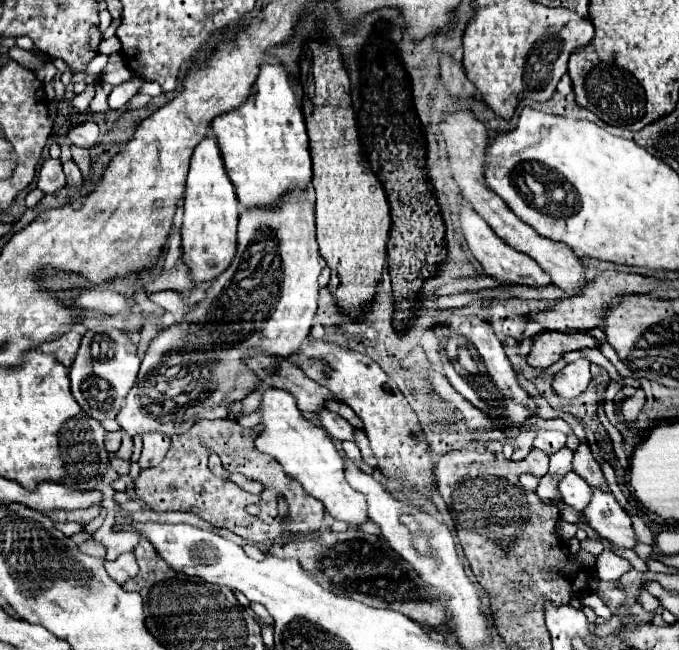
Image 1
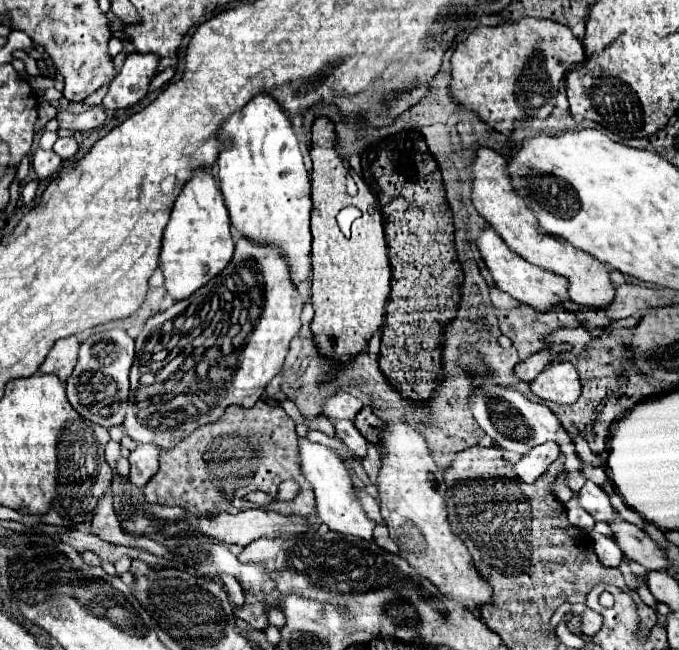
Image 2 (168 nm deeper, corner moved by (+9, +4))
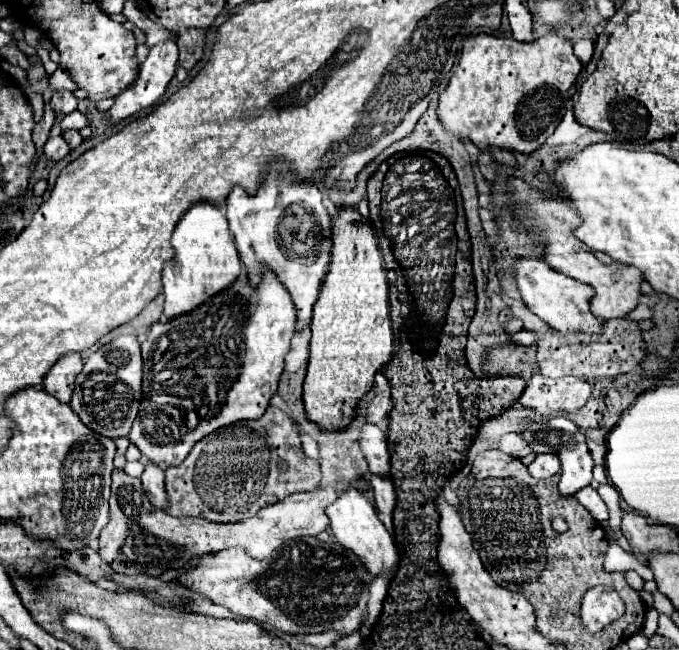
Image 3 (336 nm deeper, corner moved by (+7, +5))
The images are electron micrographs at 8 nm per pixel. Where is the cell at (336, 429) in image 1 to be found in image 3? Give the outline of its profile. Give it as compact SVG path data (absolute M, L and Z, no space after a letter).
M365 424L359 434L359 448L369 464L369 472L389 476L389 450L385 446L385 432L381 432L375 424Z

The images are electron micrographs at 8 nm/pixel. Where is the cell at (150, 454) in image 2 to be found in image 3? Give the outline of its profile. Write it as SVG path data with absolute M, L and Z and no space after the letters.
M145 460L145 470L141 474L141 482L143 482L143 490L149 498L149 502L157 508L165 508L167 506L167 498L165 498L165 476L163 476L163 468L159 464L153 464L151 460Z

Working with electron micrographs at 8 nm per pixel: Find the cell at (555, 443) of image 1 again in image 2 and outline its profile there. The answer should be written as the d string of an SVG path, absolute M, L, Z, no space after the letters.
M547 441L543 445L533 447L519 463L515 463L513 469L521 481L535 483L535 479L541 477L557 457L559 457L559 445Z

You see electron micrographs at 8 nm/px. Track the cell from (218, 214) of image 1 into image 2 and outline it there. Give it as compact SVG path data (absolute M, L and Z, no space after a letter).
M207 169L195 171L175 201L171 219L161 239L161 267L165 275L165 289L173 301L191 297L199 287L207 285L227 263L235 251L231 237L231 221L223 203L215 177Z

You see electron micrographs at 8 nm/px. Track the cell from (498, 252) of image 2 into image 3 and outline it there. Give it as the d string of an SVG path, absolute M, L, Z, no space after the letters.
M521 256L513 258L513 276L517 280L517 288L521 292L525 306L533 314L537 314L543 322L547 322L551 328L559 332L573 332L573 330L591 334L601 332L601 320L595 318L589 310L589 298L593 296L593 288L589 288L587 284L551 270L541 260Z

